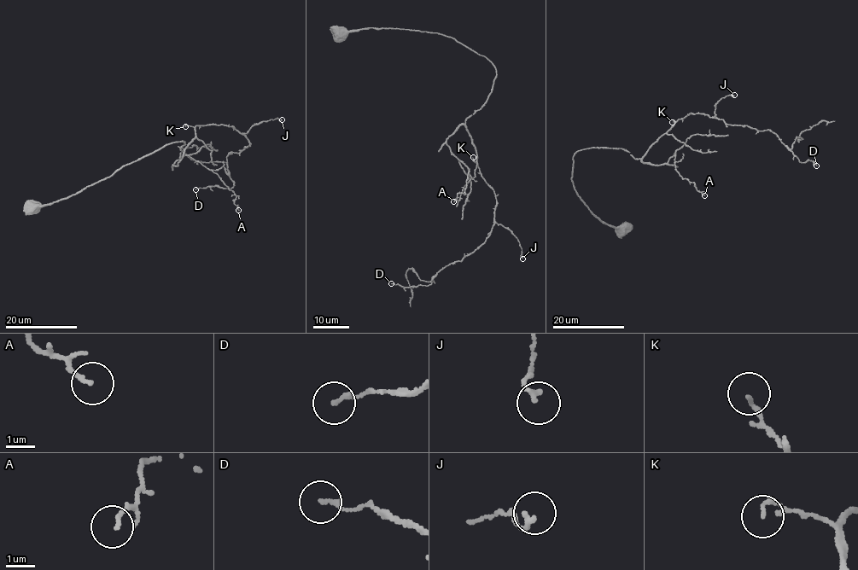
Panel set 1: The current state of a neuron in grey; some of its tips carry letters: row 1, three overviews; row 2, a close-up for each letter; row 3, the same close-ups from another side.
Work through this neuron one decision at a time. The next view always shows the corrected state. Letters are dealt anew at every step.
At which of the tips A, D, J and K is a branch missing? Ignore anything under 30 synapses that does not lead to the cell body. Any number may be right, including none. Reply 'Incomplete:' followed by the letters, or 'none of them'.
Incomplete: none of them

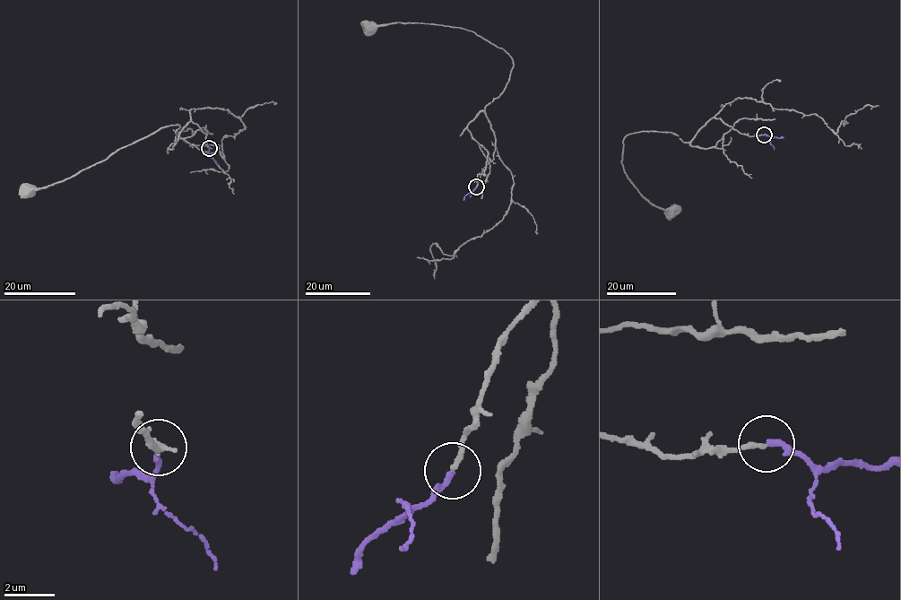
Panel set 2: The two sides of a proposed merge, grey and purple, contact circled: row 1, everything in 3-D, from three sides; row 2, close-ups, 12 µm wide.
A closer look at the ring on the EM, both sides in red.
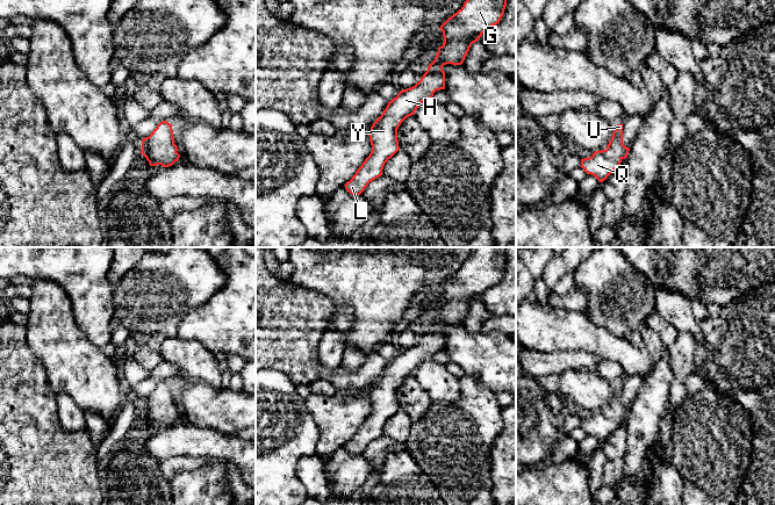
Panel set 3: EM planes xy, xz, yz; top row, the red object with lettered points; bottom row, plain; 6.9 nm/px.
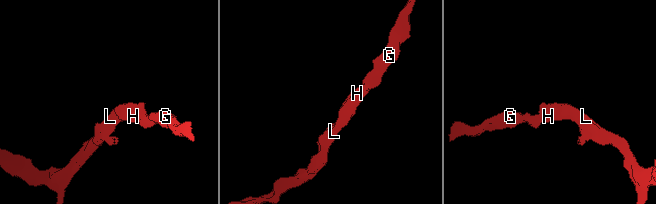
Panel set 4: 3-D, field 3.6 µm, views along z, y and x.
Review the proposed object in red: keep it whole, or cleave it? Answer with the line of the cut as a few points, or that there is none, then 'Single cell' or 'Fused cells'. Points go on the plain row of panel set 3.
No split. Single cell

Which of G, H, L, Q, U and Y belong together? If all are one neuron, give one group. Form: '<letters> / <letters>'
G H L Q U Y

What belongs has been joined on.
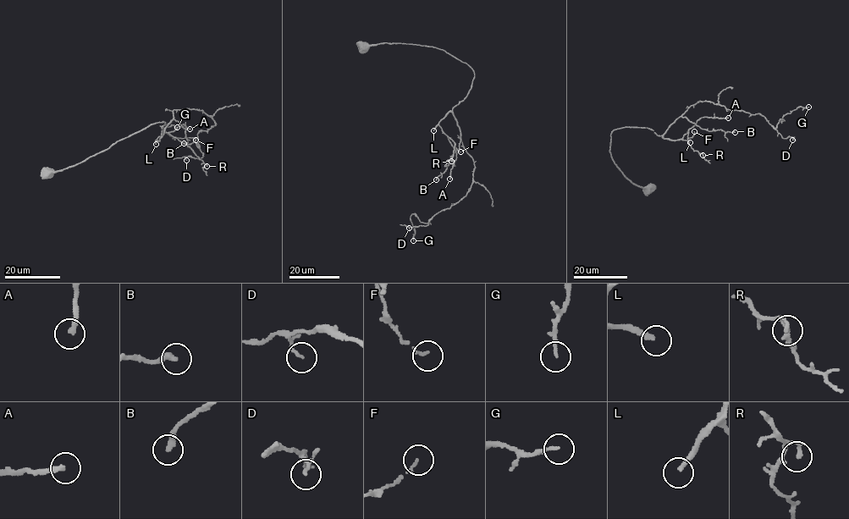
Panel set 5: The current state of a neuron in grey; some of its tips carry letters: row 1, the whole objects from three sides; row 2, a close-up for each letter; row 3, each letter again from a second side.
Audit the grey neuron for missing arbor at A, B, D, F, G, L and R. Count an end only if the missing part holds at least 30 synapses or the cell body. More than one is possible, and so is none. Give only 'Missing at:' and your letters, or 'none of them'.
Missing at: A, B, L

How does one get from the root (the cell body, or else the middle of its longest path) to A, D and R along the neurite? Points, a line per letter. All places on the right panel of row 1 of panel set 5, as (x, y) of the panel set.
A: (649, 190), (631, 182), (614, 163), (614, 129), (648, 128), (676, 140), (702, 117), (728, 118)
D: (649, 190), (614, 163), (614, 129), (662, 135), (691, 105), (708, 101), (762, 115), (792, 140)
R: (649, 190), (631, 182), (614, 163), (614, 129), (648, 128), (676, 140), (688, 129), (688, 143), (702, 155)

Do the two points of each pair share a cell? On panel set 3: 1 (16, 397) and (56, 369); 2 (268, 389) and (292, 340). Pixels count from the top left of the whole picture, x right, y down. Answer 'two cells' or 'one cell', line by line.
1: two cells
2: two cells

